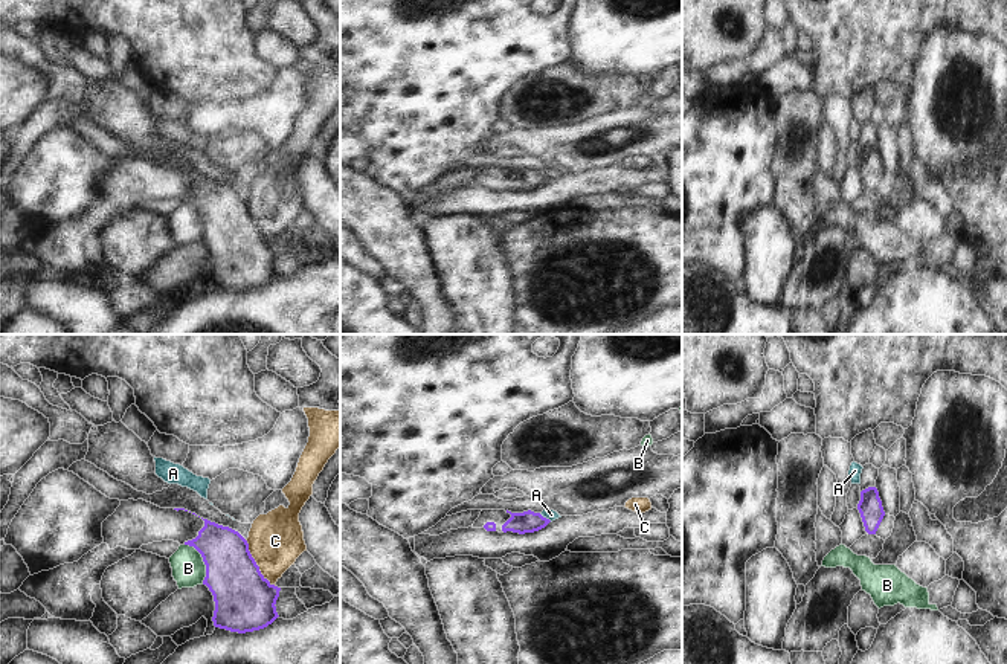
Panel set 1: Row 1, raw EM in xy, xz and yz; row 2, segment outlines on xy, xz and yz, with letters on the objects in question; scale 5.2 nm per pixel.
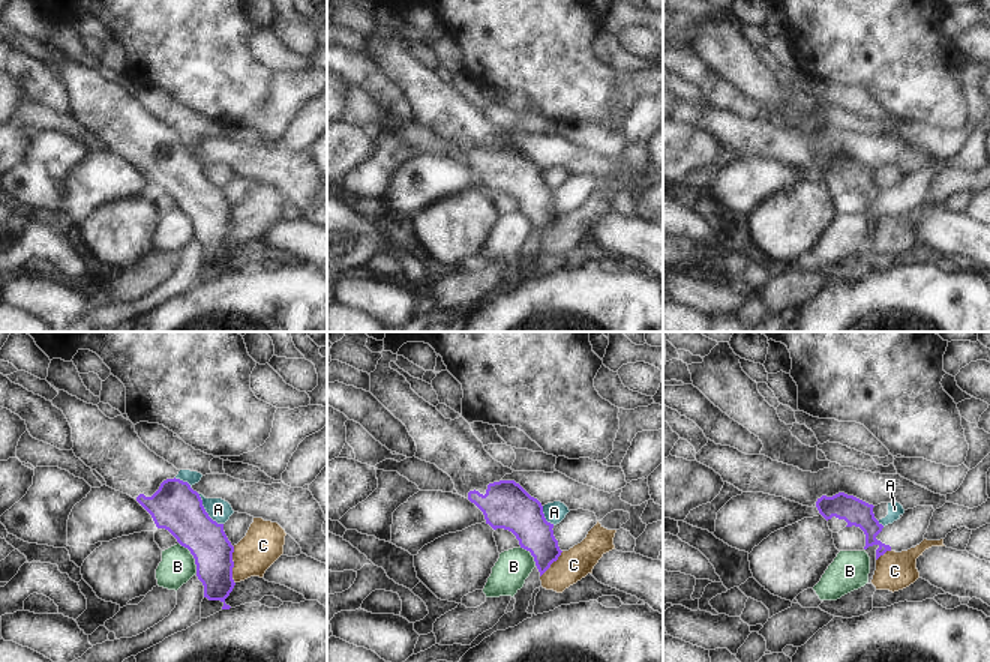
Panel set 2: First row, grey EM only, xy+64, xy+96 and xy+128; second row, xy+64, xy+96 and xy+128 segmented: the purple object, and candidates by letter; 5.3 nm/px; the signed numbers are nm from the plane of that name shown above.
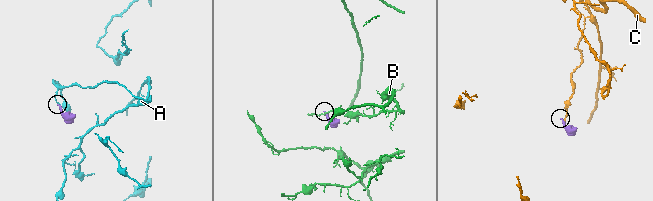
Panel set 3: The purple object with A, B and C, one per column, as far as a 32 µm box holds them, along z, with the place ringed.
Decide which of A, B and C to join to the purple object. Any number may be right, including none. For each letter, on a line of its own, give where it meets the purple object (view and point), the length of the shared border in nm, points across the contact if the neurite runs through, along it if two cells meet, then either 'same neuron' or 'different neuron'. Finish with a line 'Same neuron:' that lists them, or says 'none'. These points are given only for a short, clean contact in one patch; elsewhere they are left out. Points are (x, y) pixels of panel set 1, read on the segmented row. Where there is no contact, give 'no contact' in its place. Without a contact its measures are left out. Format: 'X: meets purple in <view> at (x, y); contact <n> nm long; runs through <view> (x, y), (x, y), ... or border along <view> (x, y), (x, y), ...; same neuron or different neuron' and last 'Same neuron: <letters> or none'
A: meets purple in xz at (545, 518); contact 80 nm long; border along xz (539, 513), (551, 521); different neuron
B: meets purple in xy at (203, 560); contact 240 nm long; border along xy (185, 544), (191, 545), (202, 557), (205, 565), (203, 583); different neuron
C: meets purple in xy at (255, 564); contact 300 nm long; border along xy (244, 539), (258, 570), (275, 586); different neuron
Same neuron: none

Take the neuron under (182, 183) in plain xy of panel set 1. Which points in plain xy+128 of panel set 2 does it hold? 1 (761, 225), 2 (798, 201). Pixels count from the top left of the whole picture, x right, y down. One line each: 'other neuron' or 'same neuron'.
1: other neuron
2: other neuron

